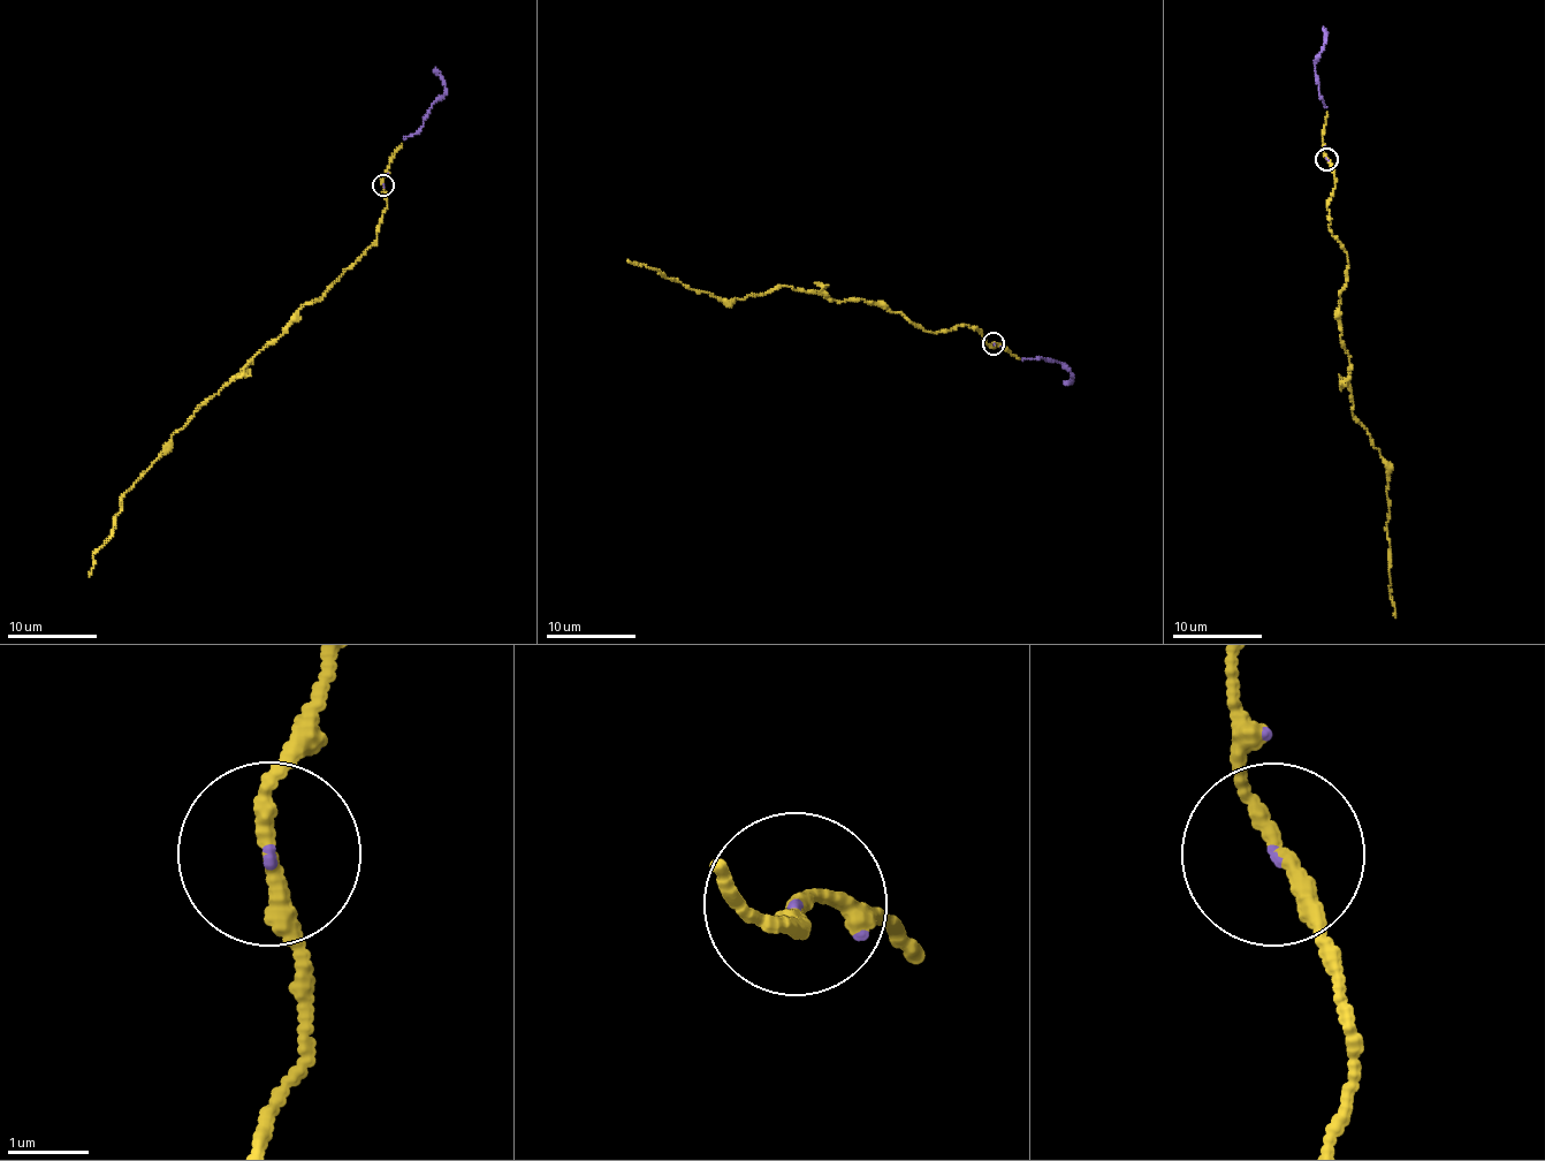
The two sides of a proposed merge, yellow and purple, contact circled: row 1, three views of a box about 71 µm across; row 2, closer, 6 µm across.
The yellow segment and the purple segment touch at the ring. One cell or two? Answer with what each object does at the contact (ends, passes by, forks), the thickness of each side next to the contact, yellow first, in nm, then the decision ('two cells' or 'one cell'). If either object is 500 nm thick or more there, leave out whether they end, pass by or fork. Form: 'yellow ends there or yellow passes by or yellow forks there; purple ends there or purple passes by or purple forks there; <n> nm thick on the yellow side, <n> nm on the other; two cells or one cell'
yellow passes by; purple ends there; 190 nm thick on the yellow side, 50 nm on the other; one cell

